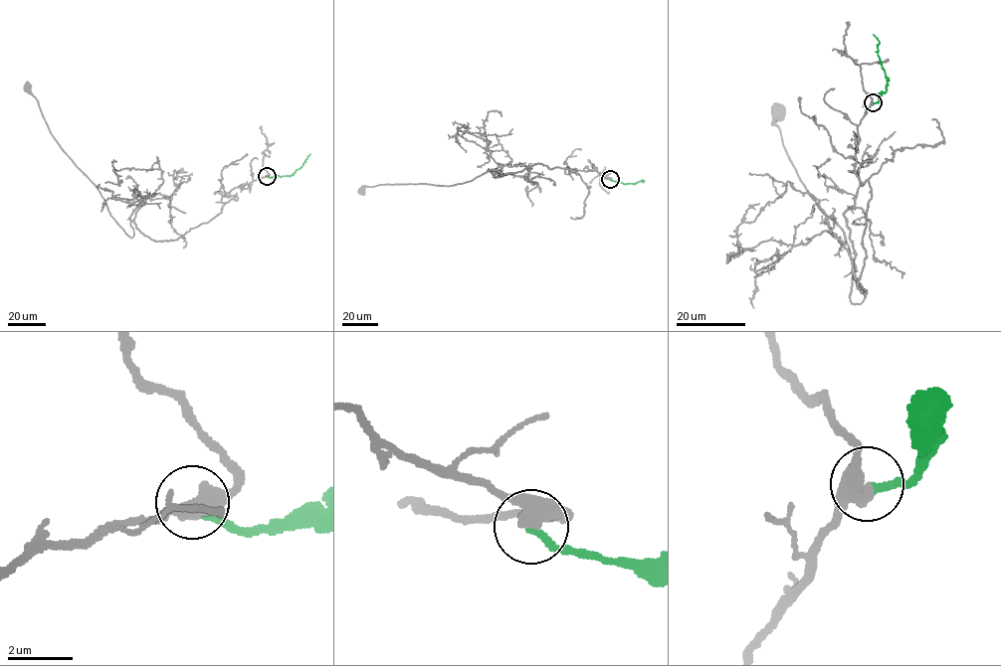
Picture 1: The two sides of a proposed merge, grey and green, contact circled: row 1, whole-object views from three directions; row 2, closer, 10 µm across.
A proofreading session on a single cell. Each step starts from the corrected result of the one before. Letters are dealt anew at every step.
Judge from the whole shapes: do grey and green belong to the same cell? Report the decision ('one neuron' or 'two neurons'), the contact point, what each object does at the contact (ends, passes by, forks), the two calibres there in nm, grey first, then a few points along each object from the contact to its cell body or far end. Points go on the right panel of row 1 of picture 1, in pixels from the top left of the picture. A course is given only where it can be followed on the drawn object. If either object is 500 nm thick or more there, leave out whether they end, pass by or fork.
two neurons; at (873, 102); grey passes by; green ends there; 440 nm thick on the grey side, 220 nm on the other; grey runs (874, 102), (855, 137), (854, 170), (872, 197), (856, 304), (843, 230), (800, 179), (779, 113); green runs (874, 102), (877, 102), (888, 83), (879, 59), (879, 43), (873, 34)

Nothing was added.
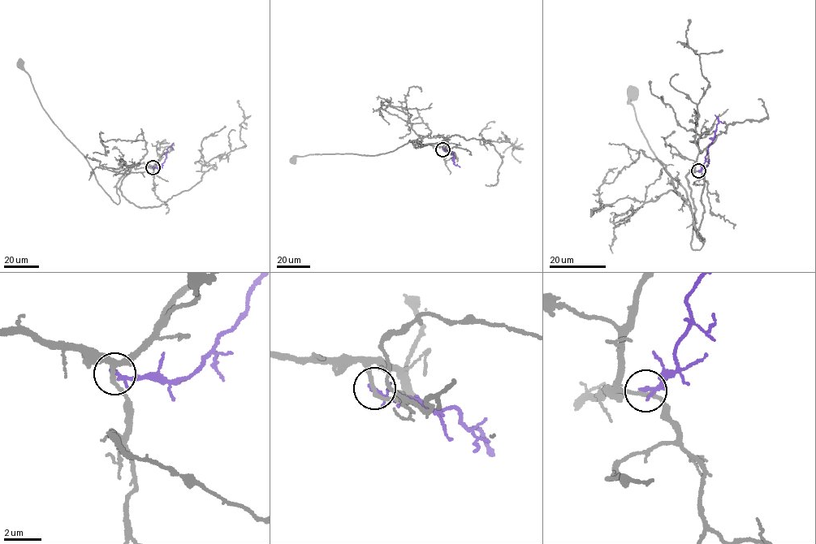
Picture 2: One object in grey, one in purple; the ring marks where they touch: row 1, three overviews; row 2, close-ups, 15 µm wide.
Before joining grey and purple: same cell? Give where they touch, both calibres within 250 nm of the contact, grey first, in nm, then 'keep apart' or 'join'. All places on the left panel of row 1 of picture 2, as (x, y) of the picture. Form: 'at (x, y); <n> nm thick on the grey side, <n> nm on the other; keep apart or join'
at (153, 167); 200 nm thick on the grey side, 180 nm on the other; keep apart

